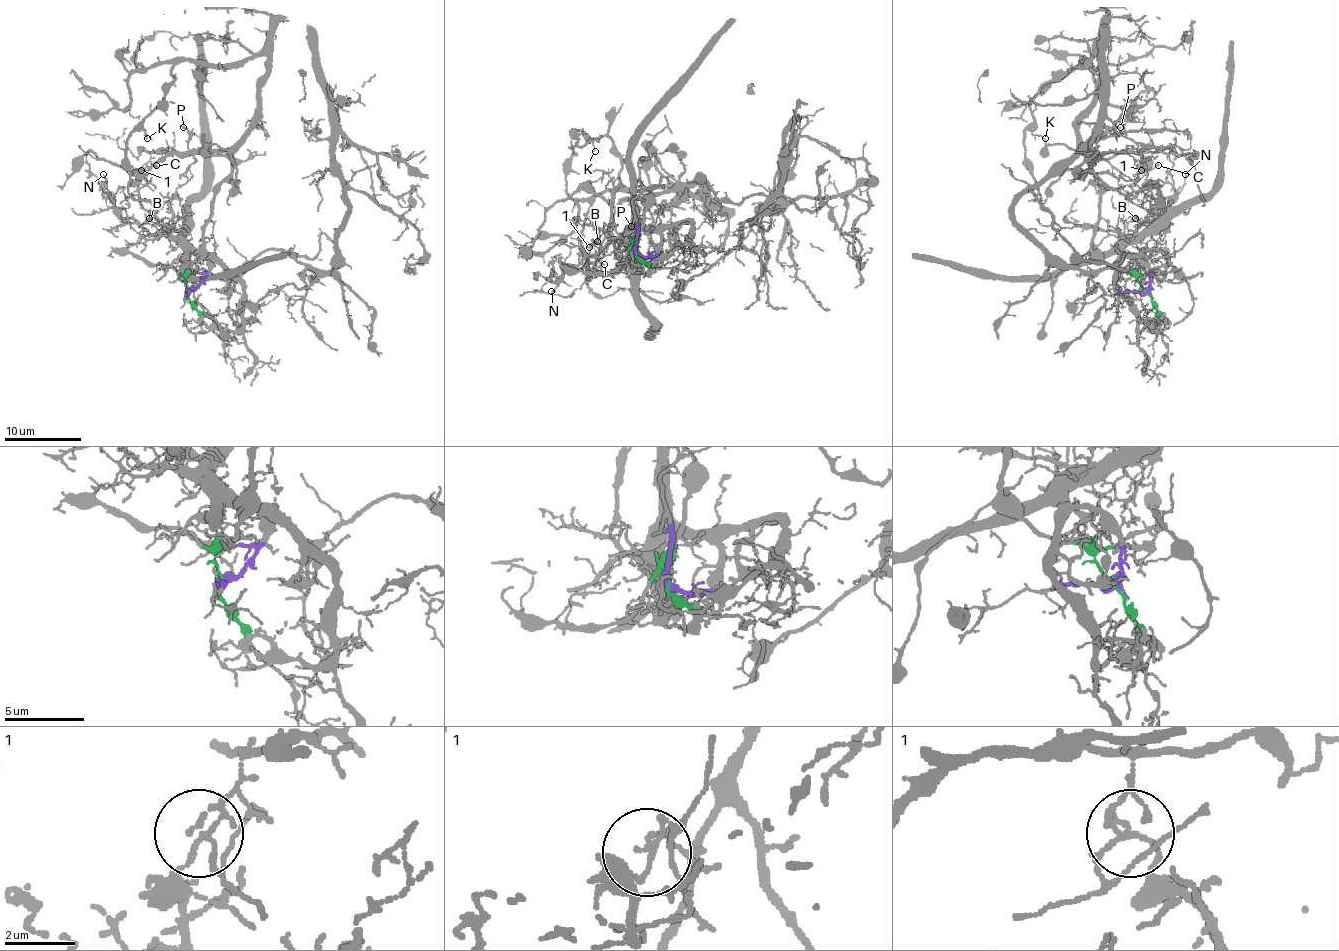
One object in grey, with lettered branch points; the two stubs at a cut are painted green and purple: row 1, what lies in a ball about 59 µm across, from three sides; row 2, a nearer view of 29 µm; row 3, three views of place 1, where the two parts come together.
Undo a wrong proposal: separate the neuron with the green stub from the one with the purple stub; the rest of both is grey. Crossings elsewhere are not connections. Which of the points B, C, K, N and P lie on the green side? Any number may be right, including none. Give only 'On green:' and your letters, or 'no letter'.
On green: K, P

